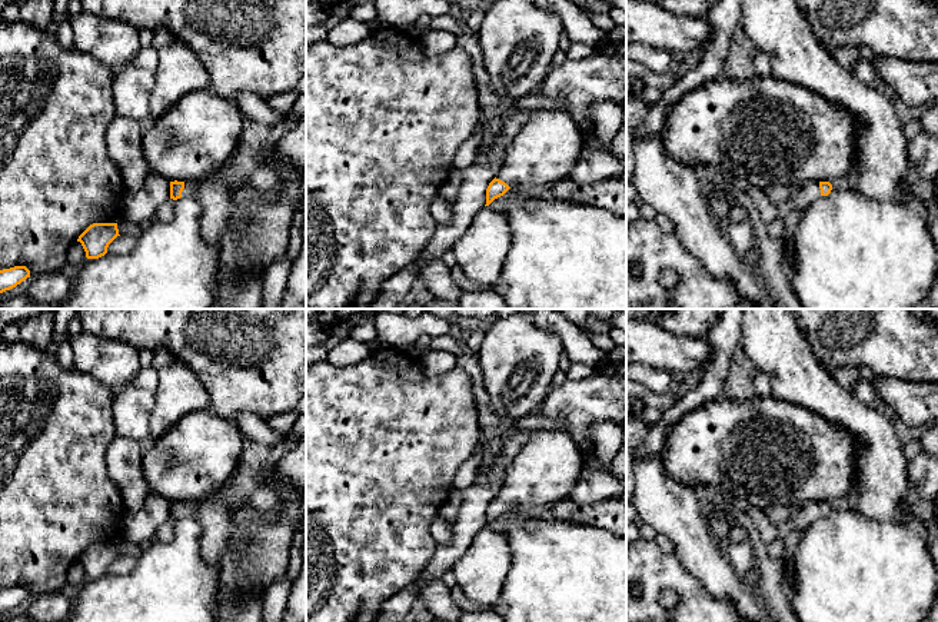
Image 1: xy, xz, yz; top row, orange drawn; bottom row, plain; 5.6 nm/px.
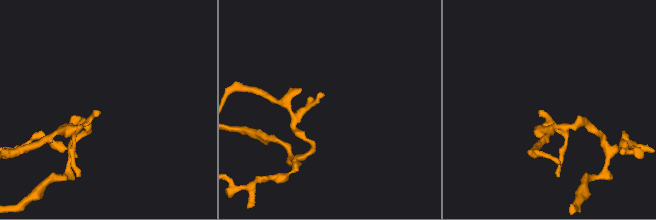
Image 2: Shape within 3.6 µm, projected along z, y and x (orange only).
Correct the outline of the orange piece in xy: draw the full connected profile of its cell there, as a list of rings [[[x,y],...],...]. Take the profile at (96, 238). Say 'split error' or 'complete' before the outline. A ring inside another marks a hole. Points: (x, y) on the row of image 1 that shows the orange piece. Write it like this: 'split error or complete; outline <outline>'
complete; outline [[[93,223],[77,239],[87,259],[99,259],[107,253],[109,245],[117,237],[117,223]]]

